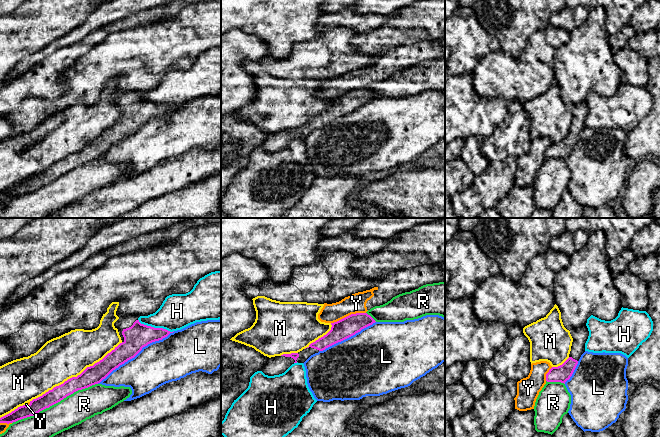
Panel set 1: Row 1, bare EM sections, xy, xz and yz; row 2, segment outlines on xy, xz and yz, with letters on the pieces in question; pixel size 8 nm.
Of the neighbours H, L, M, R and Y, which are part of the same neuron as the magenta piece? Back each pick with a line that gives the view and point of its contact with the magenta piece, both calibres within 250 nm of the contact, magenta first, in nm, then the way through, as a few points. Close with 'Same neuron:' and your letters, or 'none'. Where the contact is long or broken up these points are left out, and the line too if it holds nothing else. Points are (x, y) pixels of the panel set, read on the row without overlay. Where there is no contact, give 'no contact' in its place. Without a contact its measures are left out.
Same neuron: none

